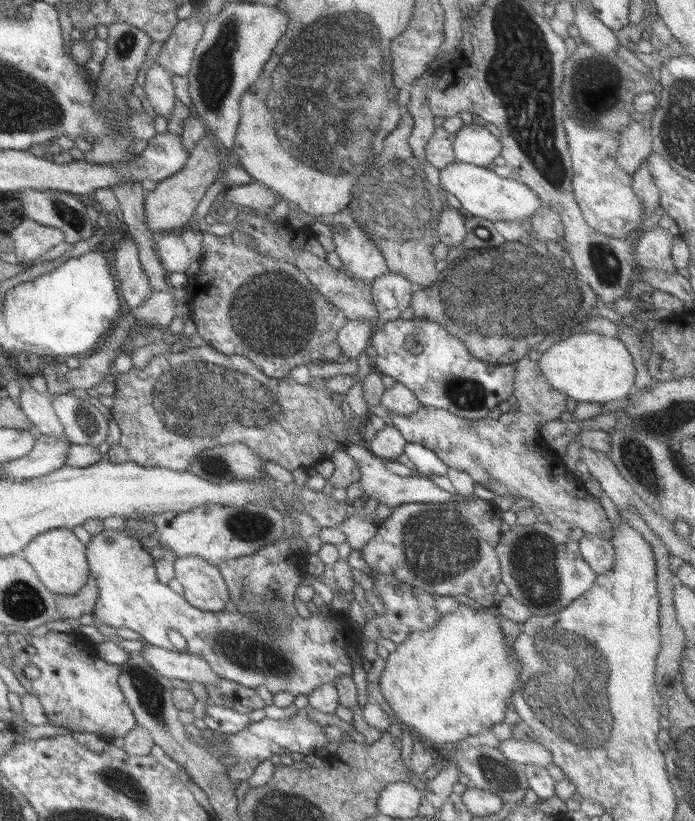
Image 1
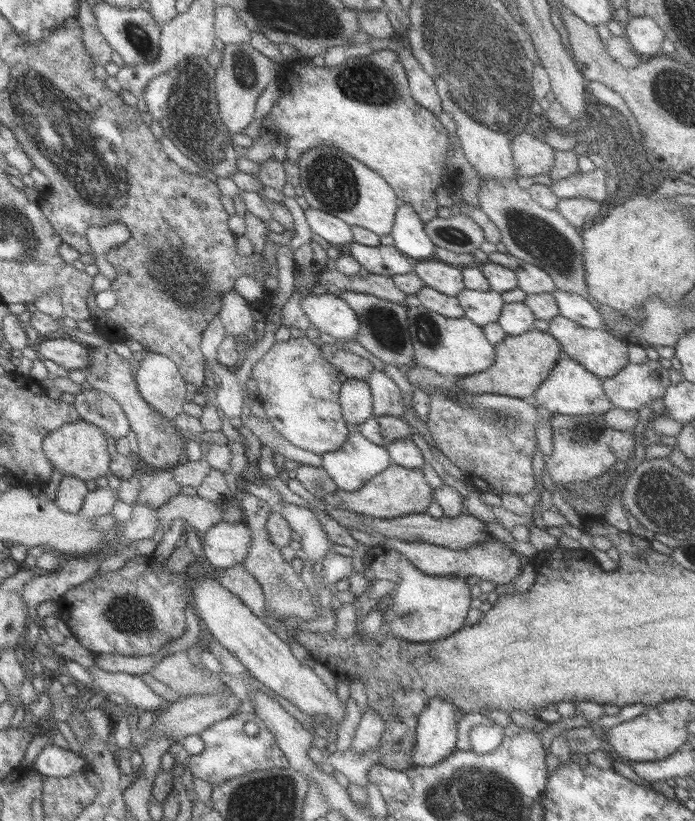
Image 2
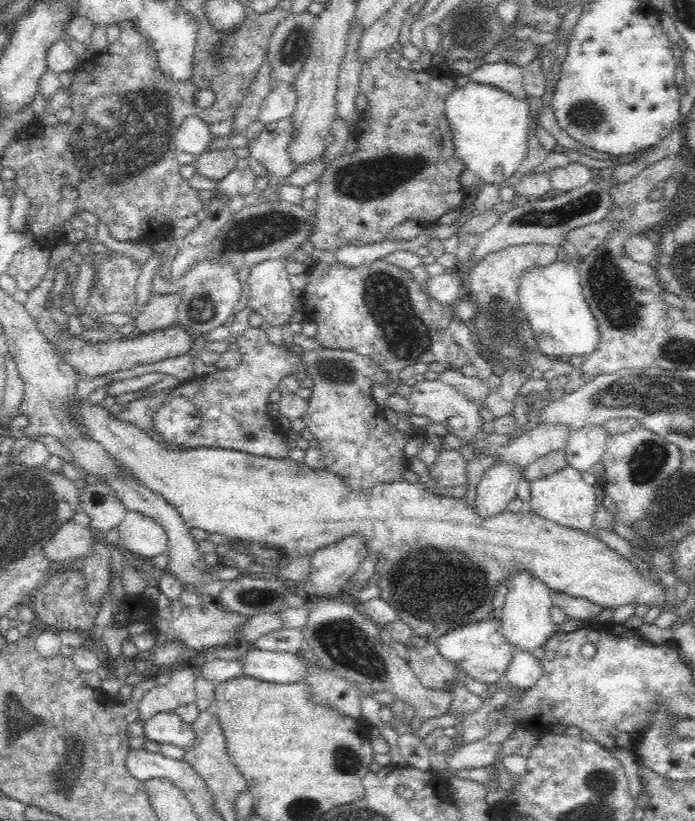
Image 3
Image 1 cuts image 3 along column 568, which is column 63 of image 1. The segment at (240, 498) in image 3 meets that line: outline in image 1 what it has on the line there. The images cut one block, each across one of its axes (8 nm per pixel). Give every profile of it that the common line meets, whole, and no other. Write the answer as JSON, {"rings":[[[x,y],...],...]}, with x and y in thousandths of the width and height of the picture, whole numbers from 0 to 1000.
{"rings":[[[78,643],[49,653],[32,667],[29,676],[50,695],[53,706],[79,726],[99,726],[114,721],[127,705],[122,664],[105,652],[102,644]]]}

